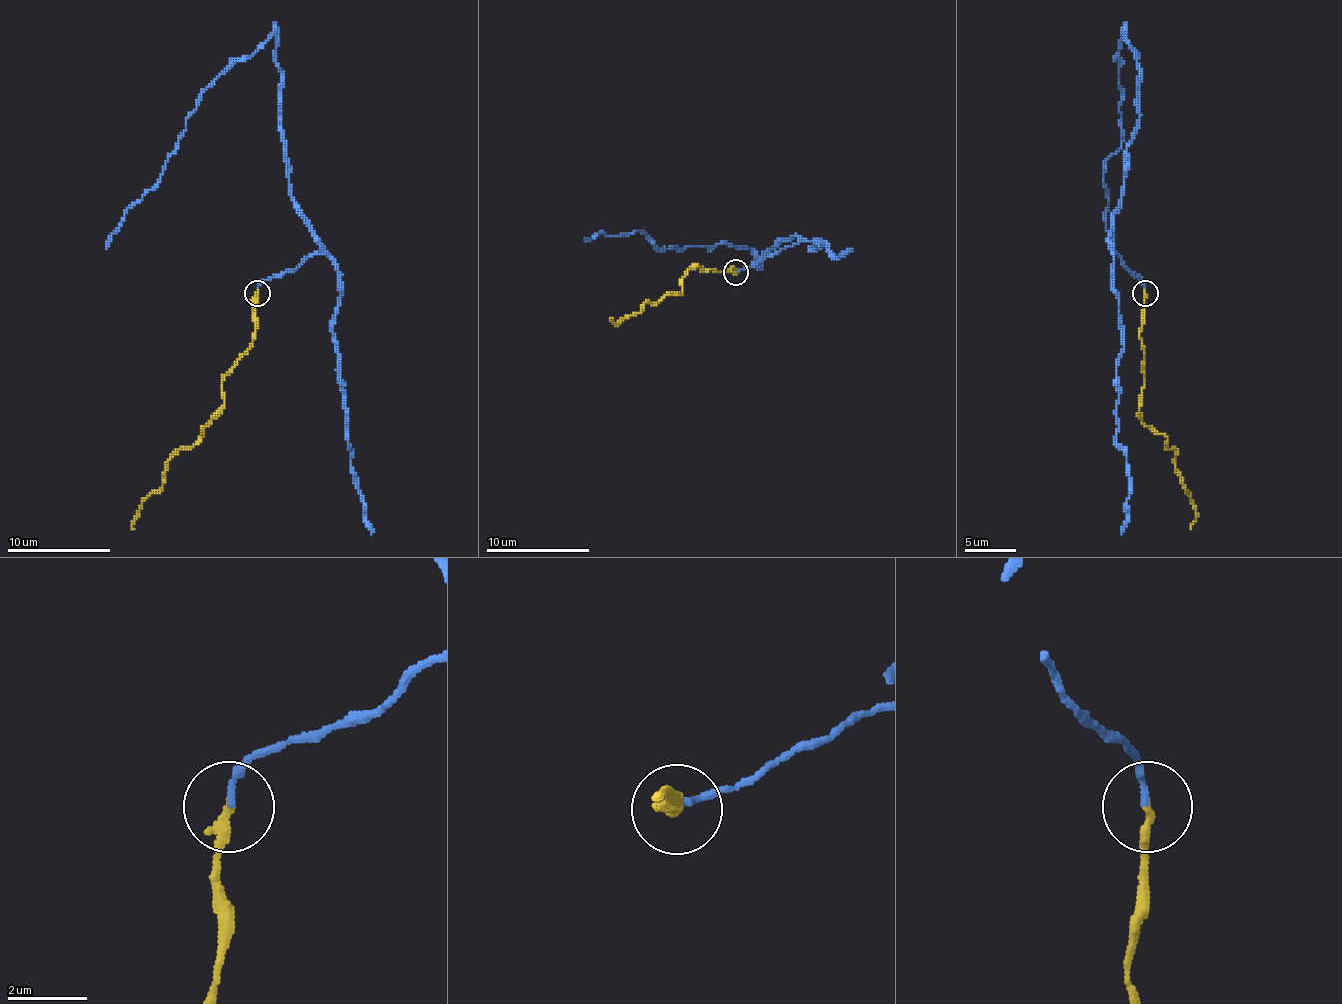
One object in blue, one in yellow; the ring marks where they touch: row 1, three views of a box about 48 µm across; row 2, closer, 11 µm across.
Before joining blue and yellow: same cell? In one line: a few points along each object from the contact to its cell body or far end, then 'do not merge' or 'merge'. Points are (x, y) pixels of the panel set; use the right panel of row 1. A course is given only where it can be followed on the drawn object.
blue via (1144, 292), (1111, 246), (1139, 117), (1136, 50), (1121, 35), (1121, 146), (1103, 179), (1111, 249) | yellow via (1144, 292), (1139, 418), (1162, 434), (1175, 452), (1180, 483), (1196, 511), (1191, 529) | merge

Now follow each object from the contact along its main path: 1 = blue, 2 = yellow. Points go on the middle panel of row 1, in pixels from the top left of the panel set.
1: (736, 272), (798, 238), (785, 238), (759, 267), (752, 249), (728, 243), (656, 249), (638, 231), (584, 238)
2: (736, 272), (734, 267), (726, 272), (692, 267), (677, 295), (646, 303), (618, 323), (613, 318)

